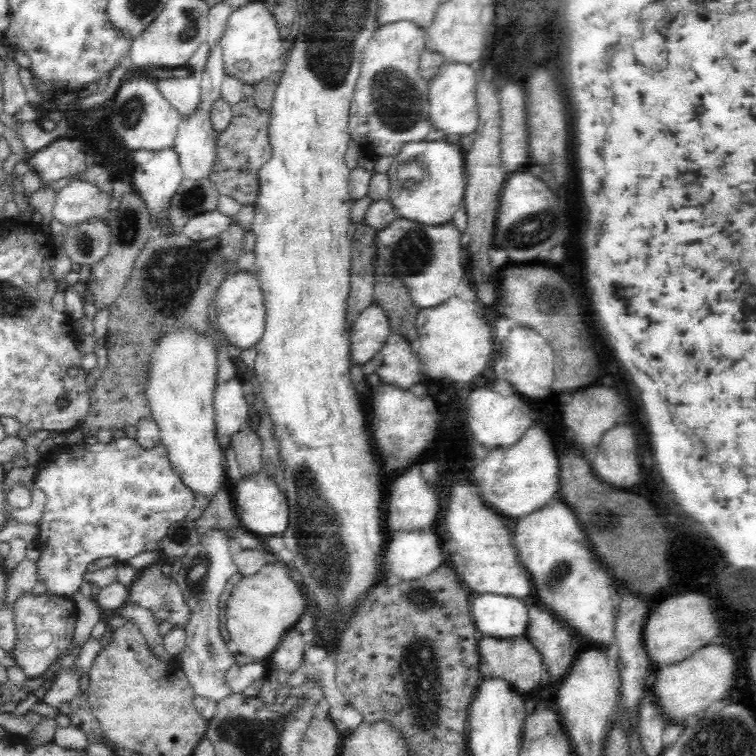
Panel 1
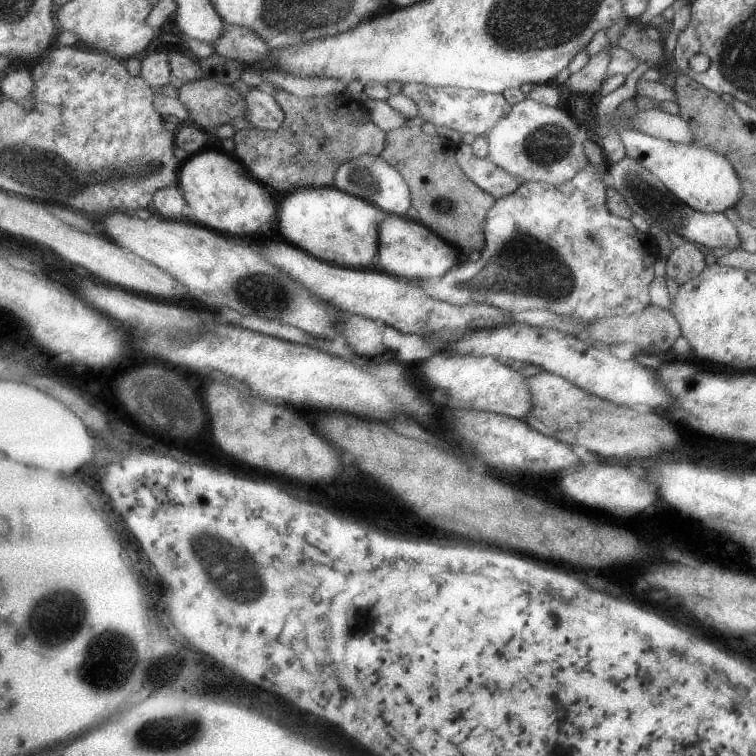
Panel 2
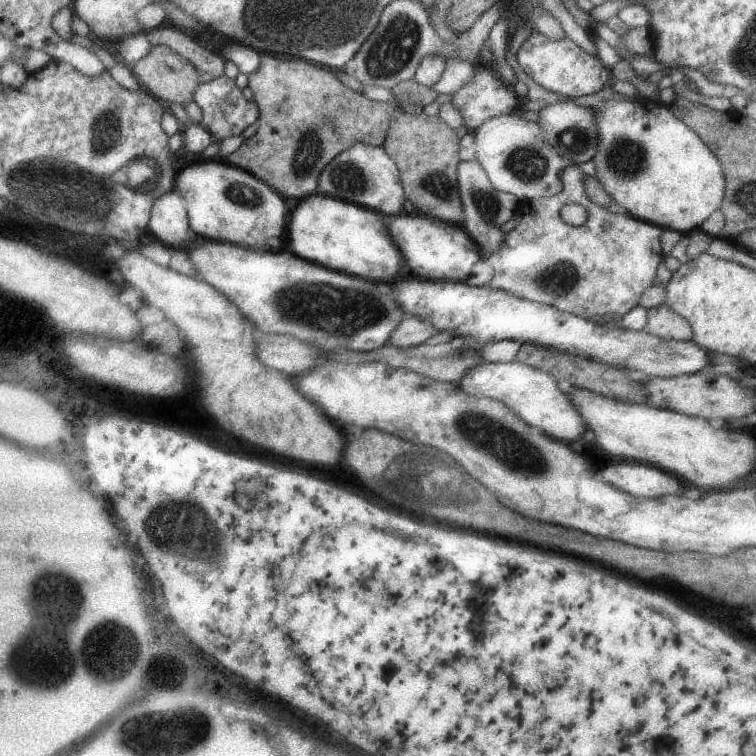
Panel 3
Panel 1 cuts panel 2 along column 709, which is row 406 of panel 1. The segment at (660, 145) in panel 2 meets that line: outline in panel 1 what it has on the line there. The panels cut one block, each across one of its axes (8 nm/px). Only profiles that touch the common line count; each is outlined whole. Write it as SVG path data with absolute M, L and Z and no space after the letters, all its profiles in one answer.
M190 329L163 334L151 355L145 392L147 406L159 426L161 443L167 449L172 469L195 497L204 496L208 500L222 488L229 487L223 466L225 450L216 435L213 398L217 371L212 344L208 336Z

